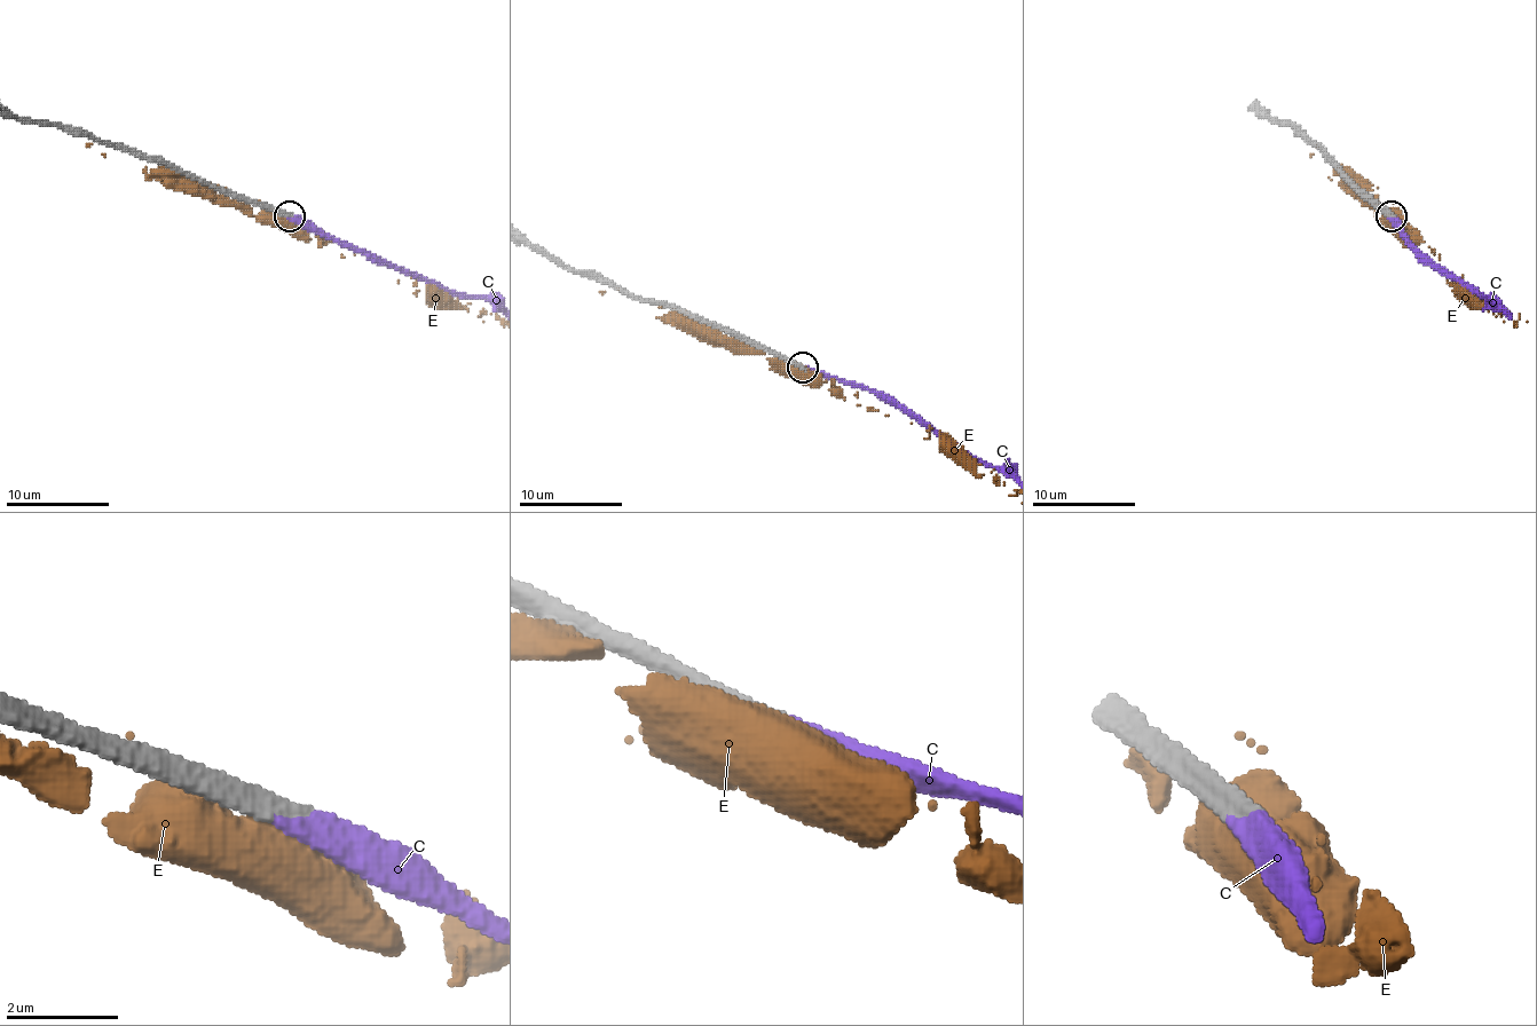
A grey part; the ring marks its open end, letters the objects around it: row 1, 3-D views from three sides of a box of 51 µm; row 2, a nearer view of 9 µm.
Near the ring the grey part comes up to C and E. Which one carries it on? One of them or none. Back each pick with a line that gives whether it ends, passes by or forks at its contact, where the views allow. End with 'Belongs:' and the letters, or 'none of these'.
C: it ends
Belongs: C

